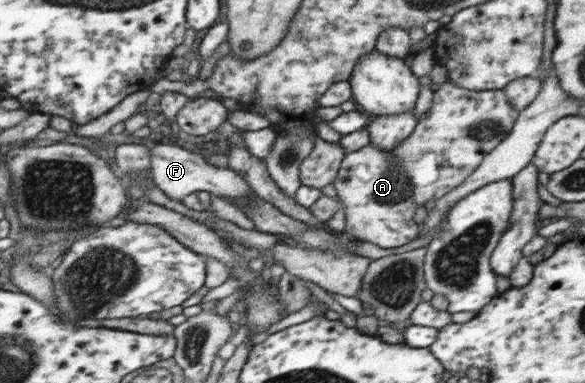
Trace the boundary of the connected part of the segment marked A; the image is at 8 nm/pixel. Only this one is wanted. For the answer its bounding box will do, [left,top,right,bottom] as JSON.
[332,83,519,248]

